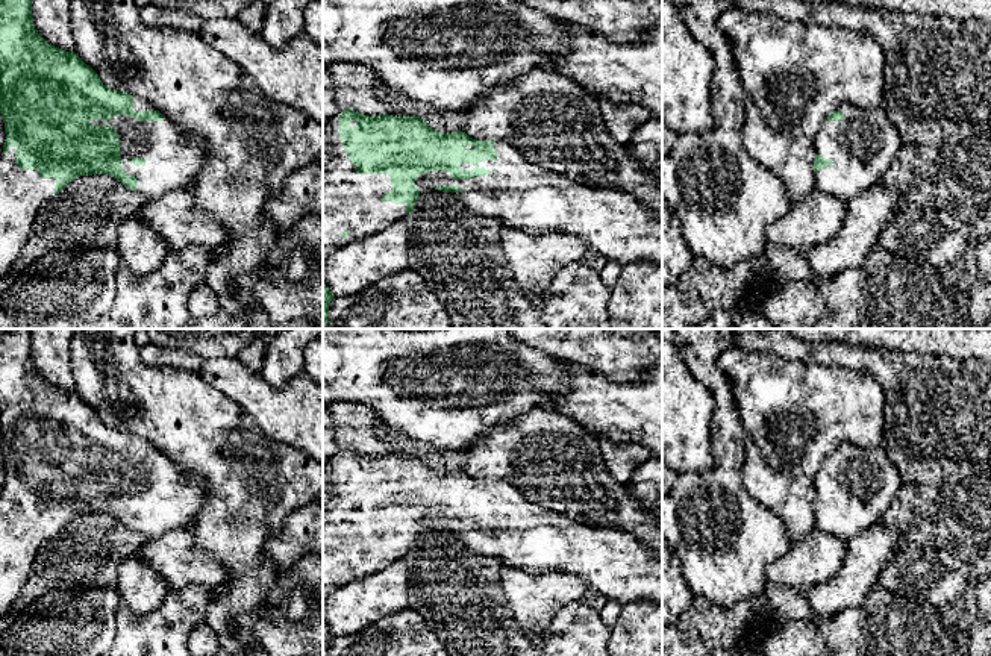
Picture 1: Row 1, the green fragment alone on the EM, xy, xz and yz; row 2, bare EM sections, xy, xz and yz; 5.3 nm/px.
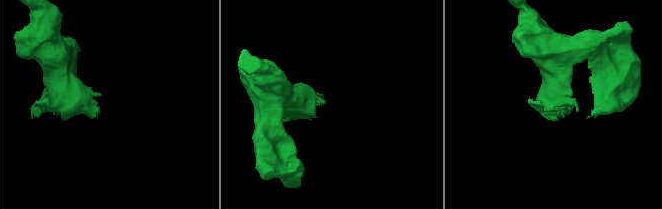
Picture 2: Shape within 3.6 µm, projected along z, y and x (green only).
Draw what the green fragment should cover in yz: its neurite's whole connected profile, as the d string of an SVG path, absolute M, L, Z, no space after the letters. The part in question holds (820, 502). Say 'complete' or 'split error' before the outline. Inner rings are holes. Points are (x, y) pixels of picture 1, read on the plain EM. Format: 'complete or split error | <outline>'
split error | M843 442L815 473L814 518L817 529L847 542L859 532L880 523L899 495L902 477L883 444L874 448Z

